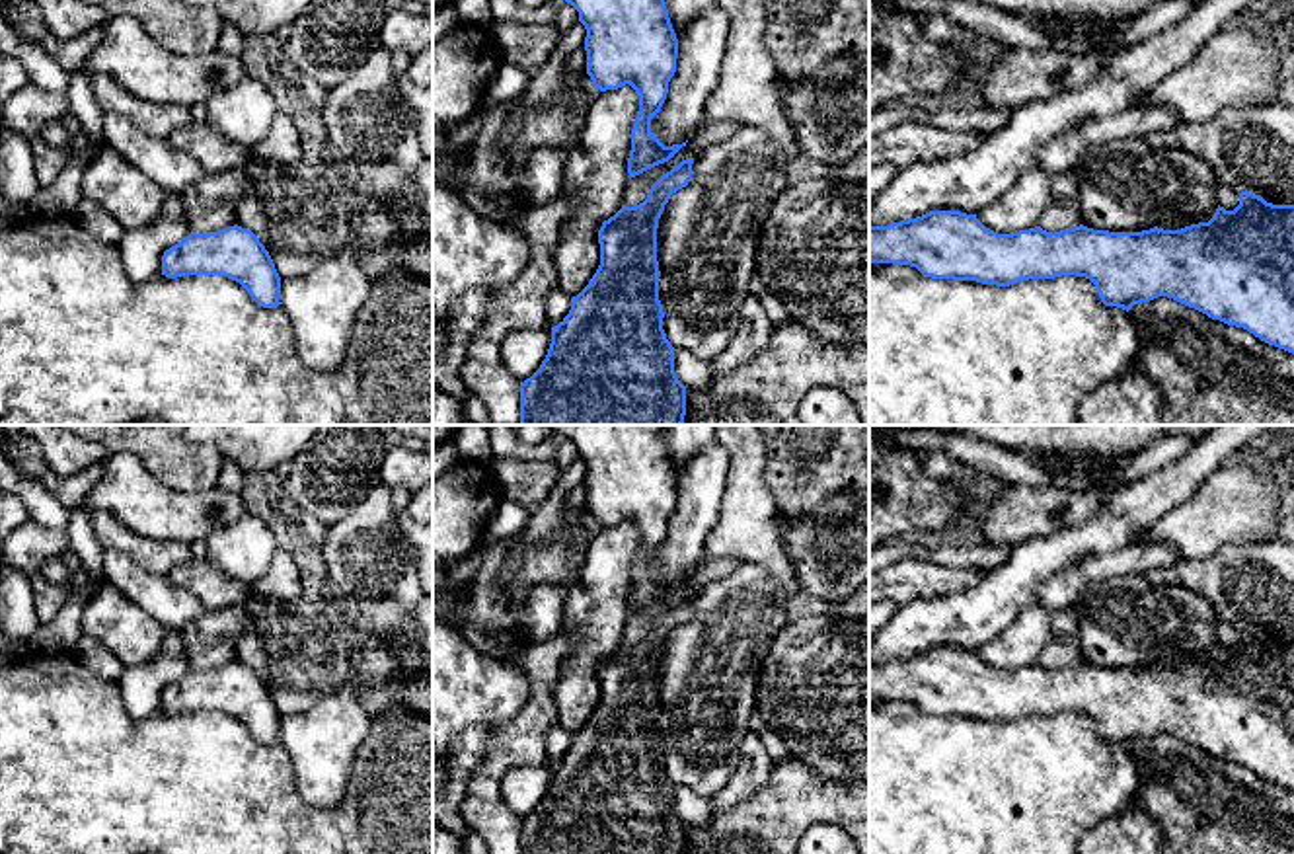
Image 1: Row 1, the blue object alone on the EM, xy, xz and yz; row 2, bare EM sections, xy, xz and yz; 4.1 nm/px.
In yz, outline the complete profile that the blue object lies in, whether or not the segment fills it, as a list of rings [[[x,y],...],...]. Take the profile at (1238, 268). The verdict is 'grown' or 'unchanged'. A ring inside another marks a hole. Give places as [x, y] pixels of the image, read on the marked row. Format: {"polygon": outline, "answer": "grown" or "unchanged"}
{"polygon": [[[1249,191],[1239,193],[1234,211],[1218,205],[1208,222],[1181,230],[1154,226],[1109,232],[1080,224],[1060,232],[1035,226],[998,234],[976,214],[930,211],[887,226],[869,226],[869,261],[910,265],[932,279],[996,287],[1062,275],[1085,277],[1105,306],[1128,312],[1134,304],[1167,296],[1294,355],[1294,205],[1273,205]]], "answer": "unchanged"}

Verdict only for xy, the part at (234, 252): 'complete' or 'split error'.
complete

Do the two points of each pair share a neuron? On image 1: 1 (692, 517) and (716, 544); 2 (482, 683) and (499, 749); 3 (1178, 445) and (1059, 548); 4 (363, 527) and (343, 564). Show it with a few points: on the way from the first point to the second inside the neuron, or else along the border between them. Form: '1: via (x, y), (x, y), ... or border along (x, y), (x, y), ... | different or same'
1: border along (723, 492), (720, 515), (704, 543), (704, 556) | different
2: border along (527, 695), (525, 706), (515, 716), (492, 728) | different
3: border along (1179, 457), (1125, 486) | different
4: via (363, 537), (363, 544), (353, 554) | same

